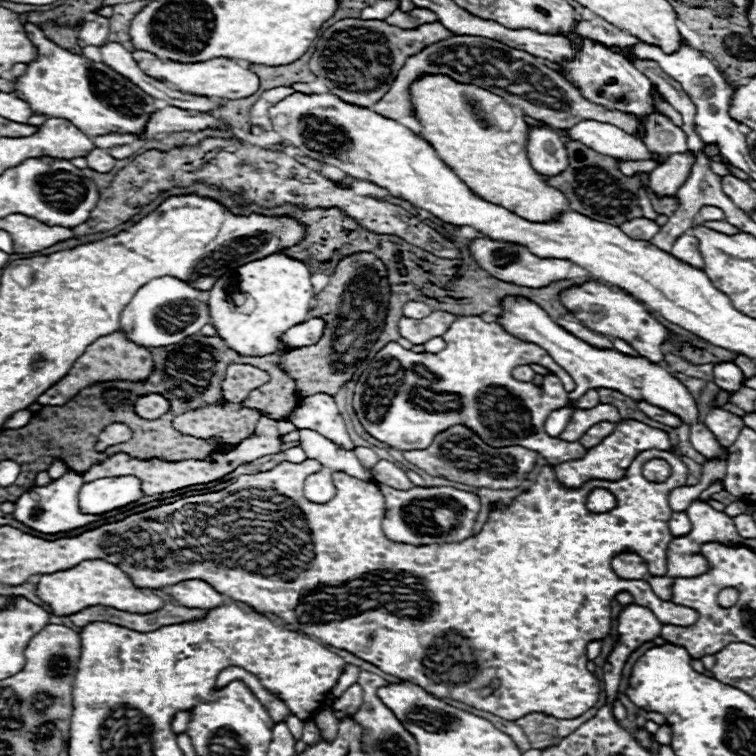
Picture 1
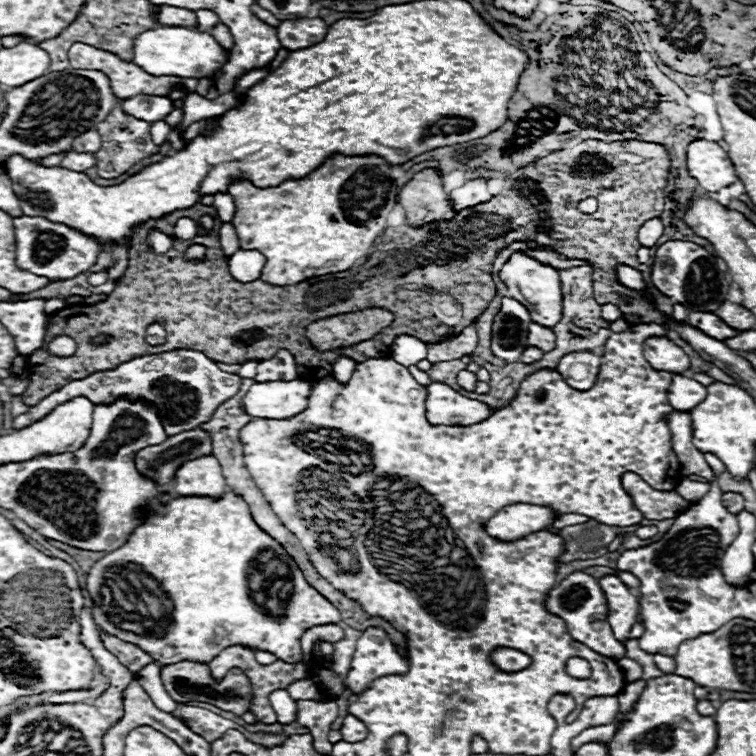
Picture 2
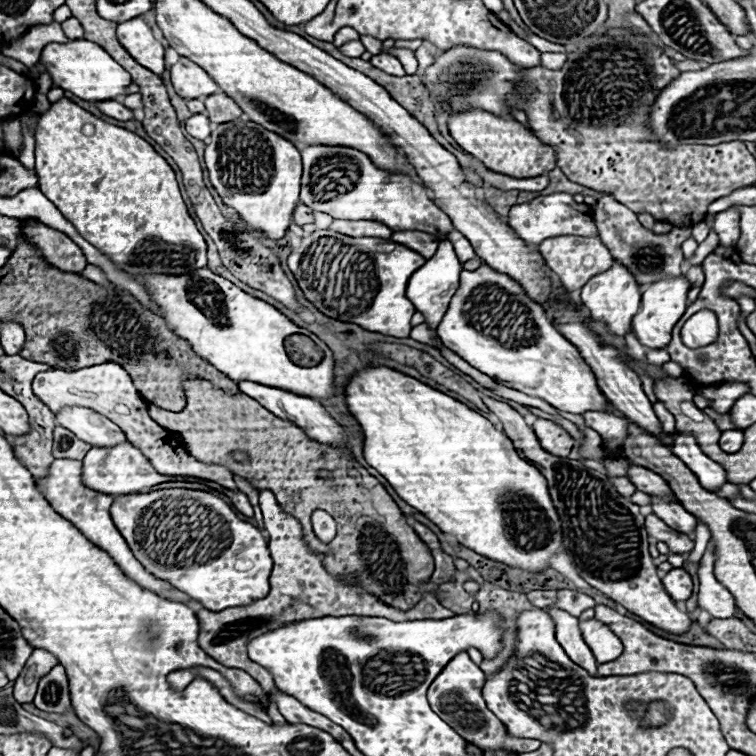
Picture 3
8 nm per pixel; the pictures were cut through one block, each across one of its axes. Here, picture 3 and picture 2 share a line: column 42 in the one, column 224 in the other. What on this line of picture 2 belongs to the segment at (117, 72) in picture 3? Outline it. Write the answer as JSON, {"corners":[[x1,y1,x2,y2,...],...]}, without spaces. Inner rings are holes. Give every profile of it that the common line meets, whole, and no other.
{"corners":[[162,26,140,34,134,40,134,64,152,76,178,76,178,78,212,78,224,68,230,54,208,34,180,26]]}

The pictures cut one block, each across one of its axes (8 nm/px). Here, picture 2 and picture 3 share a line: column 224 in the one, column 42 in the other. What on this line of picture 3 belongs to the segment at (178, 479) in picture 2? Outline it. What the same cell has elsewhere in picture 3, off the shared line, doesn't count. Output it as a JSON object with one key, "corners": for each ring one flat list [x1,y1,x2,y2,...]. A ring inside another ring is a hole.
{"corners":[[56,458,56,460,52,462,52,466,50,466,48,476,38,482,38,488,44,492,46,500,54,506,54,510,60,512,66,520,70,520,90,542,94,542,98,548,106,550,106,552,114,558,114,562,124,570,124,574,126,574,128,578,136,580,136,582,142,584,144,588,148,588,148,590,164,596,164,598,168,598,168,600,176,600,176,602,184,602,184,604,190,602,190,598,188,598,184,592,172,588,168,582,164,582,164,580,160,580,160,578,154,578,154,576,132,556,128,544,124,542,124,538,120,536,120,532,116,530,116,526,112,524,112,518,110,518,110,504,114,502,114,496,96,492,96,490,86,488,86,486,82,484,82,462,80,462,80,460]]}

